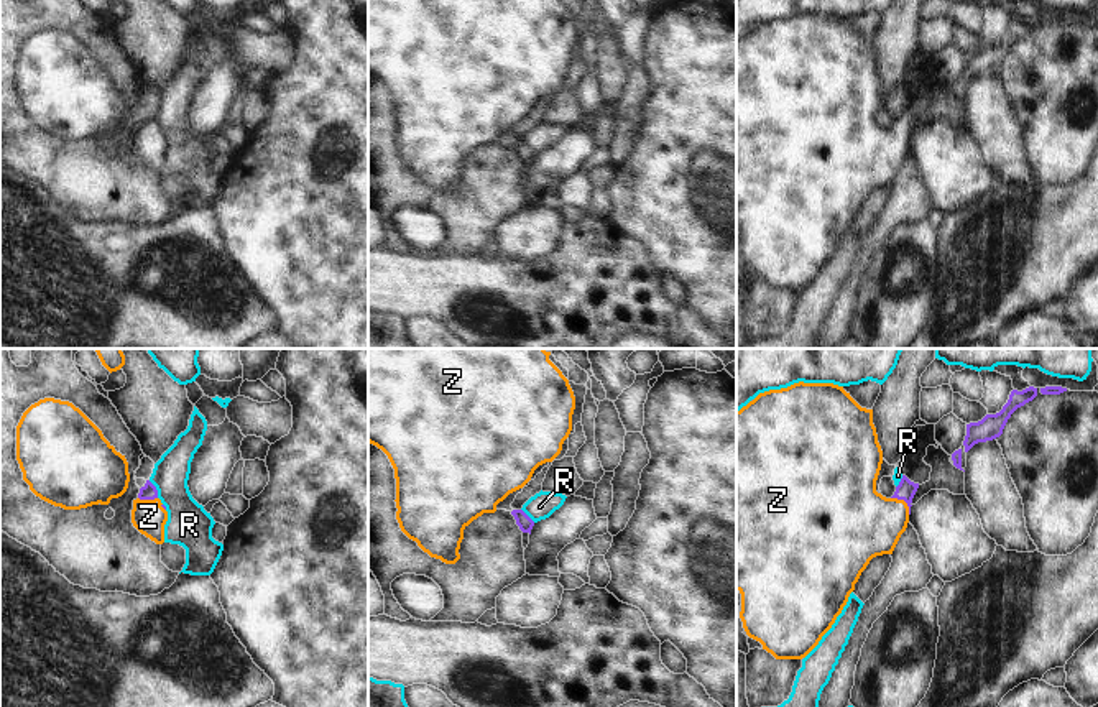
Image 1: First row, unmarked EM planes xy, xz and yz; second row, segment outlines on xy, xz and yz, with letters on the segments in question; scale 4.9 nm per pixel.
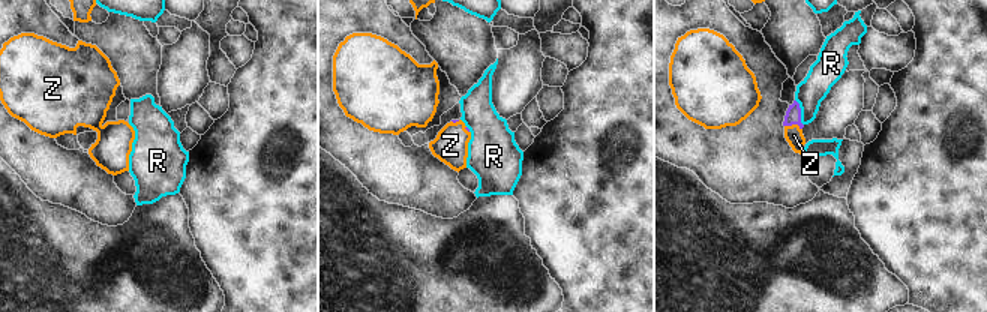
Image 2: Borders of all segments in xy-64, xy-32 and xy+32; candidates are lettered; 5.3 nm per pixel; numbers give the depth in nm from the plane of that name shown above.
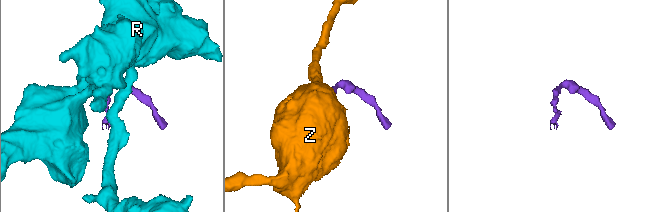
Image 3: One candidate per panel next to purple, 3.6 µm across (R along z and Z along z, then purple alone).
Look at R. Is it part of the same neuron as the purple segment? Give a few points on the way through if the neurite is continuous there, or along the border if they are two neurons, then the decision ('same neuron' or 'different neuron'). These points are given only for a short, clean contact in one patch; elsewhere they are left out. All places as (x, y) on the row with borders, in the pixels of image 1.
along xy (148, 480), (158, 497) | different neuron

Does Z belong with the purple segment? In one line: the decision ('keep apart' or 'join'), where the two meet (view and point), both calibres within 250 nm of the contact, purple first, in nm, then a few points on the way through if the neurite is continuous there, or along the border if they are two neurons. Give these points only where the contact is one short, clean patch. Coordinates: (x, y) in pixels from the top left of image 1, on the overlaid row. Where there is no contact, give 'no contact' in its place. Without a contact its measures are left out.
join; contact yz (904, 500); calibres 90 and 360 nm; way yz (906, 489), (904, 500), (885, 520), (860, 523)

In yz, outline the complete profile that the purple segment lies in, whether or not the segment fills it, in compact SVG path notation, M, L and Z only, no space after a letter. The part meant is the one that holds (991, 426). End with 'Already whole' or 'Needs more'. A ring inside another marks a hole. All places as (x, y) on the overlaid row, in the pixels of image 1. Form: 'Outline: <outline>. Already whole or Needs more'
Outline: M1029 386L1022 391L1013 390L1008 403L1003 406L999 413L986 414L981 421L967 424L967 436L963 441L965 452L968 452L978 442L986 442L999 437L1011 414L1017 408L1032 401L1036 396L1037 388L1034 386Z. Already whole.

